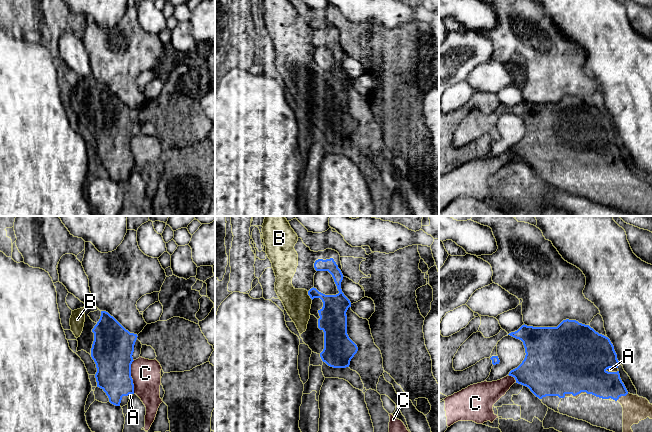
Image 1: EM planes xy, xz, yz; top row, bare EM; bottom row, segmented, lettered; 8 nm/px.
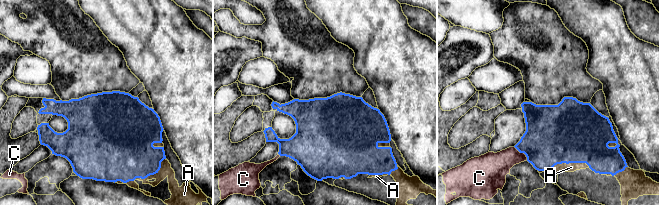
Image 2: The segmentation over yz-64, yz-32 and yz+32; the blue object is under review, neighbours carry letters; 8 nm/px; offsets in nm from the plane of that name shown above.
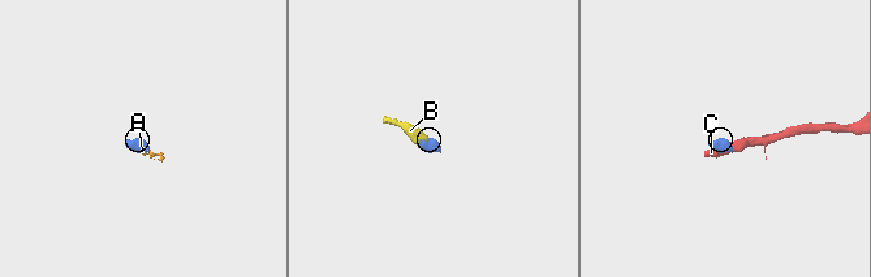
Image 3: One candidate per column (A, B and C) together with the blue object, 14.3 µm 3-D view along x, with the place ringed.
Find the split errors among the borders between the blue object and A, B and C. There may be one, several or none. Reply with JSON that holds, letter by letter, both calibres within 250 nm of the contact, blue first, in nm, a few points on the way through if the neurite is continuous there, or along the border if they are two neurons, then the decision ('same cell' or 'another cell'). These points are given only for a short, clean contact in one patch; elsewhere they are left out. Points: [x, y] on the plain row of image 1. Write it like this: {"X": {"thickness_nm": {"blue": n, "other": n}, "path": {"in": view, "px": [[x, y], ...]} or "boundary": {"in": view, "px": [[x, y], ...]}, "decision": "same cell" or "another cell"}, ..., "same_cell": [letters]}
{"A": {"thickness_nm": {"blue": 240, "other": 200}, "decision": "same cell"}, "B": {"thickness_nm": {"blue": 200, "other": 220}, "path": {"in": "xz", "px": [[333, 88], [322, 72], [308, 70], [297, 78]]}, "decision": "same cell"}, "C": {"thickness_nm": {"blue": 320, "other": 220}, "decision": "another cell"}, "same_cell": ["A", "B"]}

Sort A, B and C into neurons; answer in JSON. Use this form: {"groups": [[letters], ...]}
{"groups": [["A", "B"], ["C"]]}

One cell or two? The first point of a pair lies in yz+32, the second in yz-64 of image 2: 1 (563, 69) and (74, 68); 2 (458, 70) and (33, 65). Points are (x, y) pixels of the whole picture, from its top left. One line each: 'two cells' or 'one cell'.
1: one cell
2: two cells

